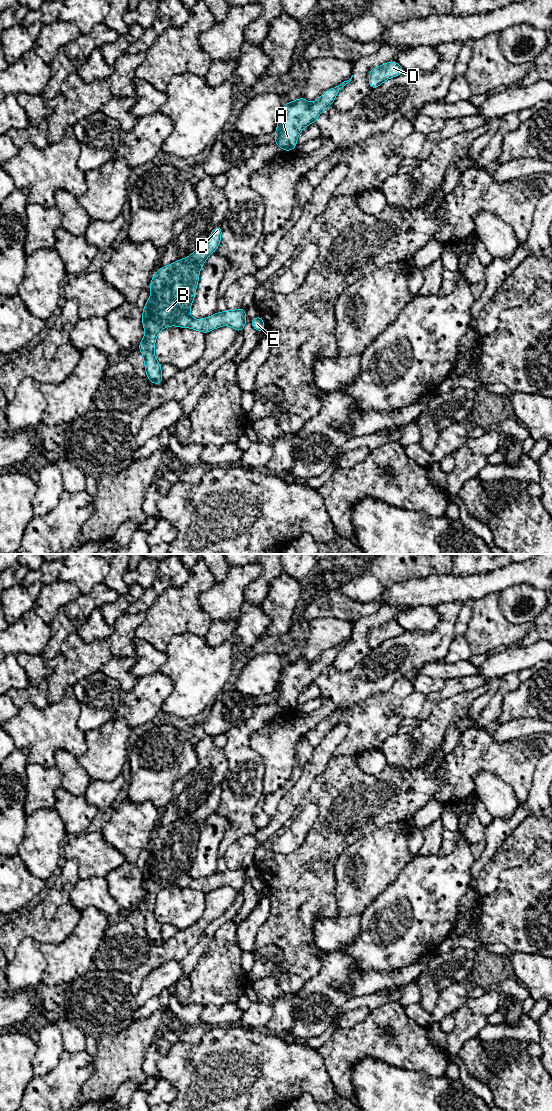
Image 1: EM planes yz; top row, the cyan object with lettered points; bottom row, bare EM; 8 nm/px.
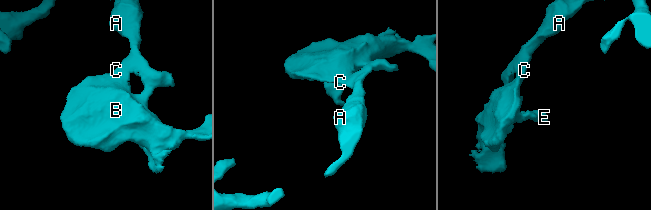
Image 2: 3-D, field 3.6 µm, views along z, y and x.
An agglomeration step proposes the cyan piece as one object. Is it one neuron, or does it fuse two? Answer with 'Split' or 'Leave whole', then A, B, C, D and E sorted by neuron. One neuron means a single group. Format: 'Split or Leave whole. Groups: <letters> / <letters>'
Leave whole. Groups: A B C D E

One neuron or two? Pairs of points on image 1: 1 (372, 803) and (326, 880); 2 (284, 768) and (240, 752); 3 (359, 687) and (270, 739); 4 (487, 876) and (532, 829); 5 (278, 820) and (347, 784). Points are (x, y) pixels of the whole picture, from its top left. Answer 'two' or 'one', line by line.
1: one
2: two
3: one
4: one
5: two

